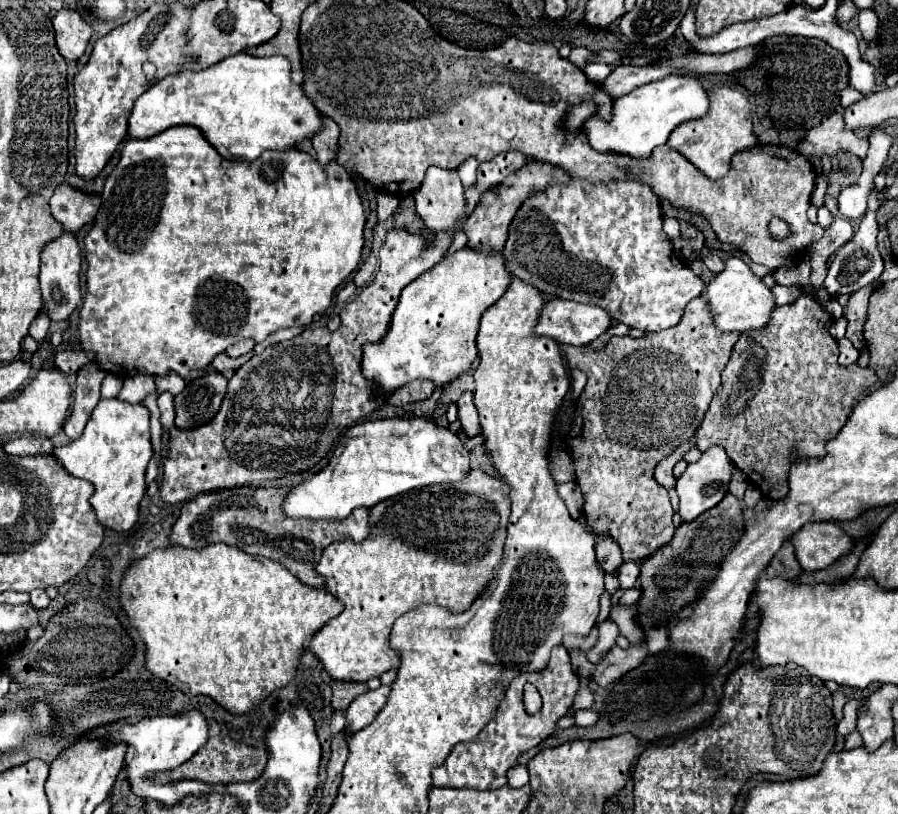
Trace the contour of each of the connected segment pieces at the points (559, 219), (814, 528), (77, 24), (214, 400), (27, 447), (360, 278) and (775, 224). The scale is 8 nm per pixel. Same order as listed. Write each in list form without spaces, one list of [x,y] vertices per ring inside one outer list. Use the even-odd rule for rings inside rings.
[[[570,178],[566,184],[554,182],[546,190],[530,194],[510,224],[502,258],[510,274],[534,286],[546,298],[552,296],[600,306],[608,310],[614,320],[646,332],[676,326],[684,306],[692,298],[700,296],[704,288],[702,278],[694,276],[694,272],[680,262],[672,242],[662,230],[662,210],[658,196],[648,184],[636,178],[614,182],[588,182],[582,178]]]
[[[808,522],[792,536],[802,570],[822,570],[852,550],[852,538],[834,522]]]
[[[62,8],[54,14],[54,30],[56,30],[56,46],[66,60],[78,60],[92,36],[90,24],[70,8]]]
[[[206,374],[190,382],[176,398],[176,428],[194,430],[208,424],[220,410],[222,398],[226,394],[228,380],[220,374]]]
[[[16,438],[6,442],[4,451],[13,456],[34,456],[36,454],[52,454],[52,440],[48,438]]]
[[[368,258],[368,260],[364,262],[364,266],[356,272],[356,276],[354,276],[354,284],[356,284],[358,288],[364,288],[364,286],[372,280],[372,276],[374,276],[374,268],[376,268],[376,258]]]
[[[774,218],[770,224],[768,224],[768,230],[774,238],[786,238],[790,234],[790,226],[788,222],[782,222],[780,218]]]

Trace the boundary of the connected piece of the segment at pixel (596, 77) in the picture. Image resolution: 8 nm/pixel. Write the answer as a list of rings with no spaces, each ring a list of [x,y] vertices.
[[[604,63],[589,64],[584,70],[588,80],[593,81],[594,83],[603,81],[610,72],[610,66]]]

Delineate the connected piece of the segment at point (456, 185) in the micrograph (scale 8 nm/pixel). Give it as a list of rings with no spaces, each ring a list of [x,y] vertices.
[[[430,166],[426,170],[426,178],[420,184],[418,190],[414,190],[414,200],[416,200],[416,212],[422,218],[424,226],[438,236],[440,232],[446,232],[452,226],[458,226],[458,222],[464,220],[466,216],[466,196],[464,196],[464,186],[460,182],[458,170],[446,170],[438,166]]]

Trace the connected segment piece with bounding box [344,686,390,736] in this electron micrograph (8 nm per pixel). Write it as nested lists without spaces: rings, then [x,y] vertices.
[[[380,686],[378,690],[372,690],[372,692],[366,692],[366,694],[360,694],[356,696],[348,710],[346,710],[346,724],[344,724],[344,732],[348,736],[356,734],[360,728],[368,726],[376,714],[380,712],[380,708],[384,706],[386,698],[390,694],[390,686]]]

